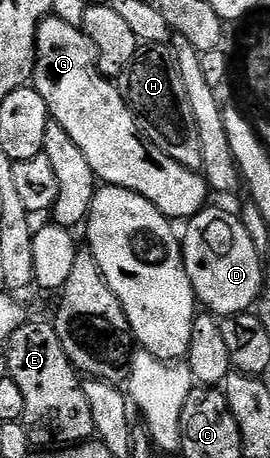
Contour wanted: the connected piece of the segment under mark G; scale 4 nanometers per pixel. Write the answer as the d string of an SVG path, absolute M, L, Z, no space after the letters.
M50 17L41 23L41 28L37 31L37 67L33 70L31 86L39 93L39 97L43 97L43 101L47 101L52 122L63 125L63 129L71 133L71 141L75 141L75 145L83 149L83 157L87 157L91 169L102 184L122 187L147 197L147 201L151 201L151 205L155 205L155 209L162 211L170 221L192 219L205 210L210 202L211 192L204 175L188 171L186 167L167 157L167 153L147 142L136 115L125 102L124 94L118 88L116 91L109 84L112 82L98 71L95 45L86 37L84 30L76 22L73 23Z

